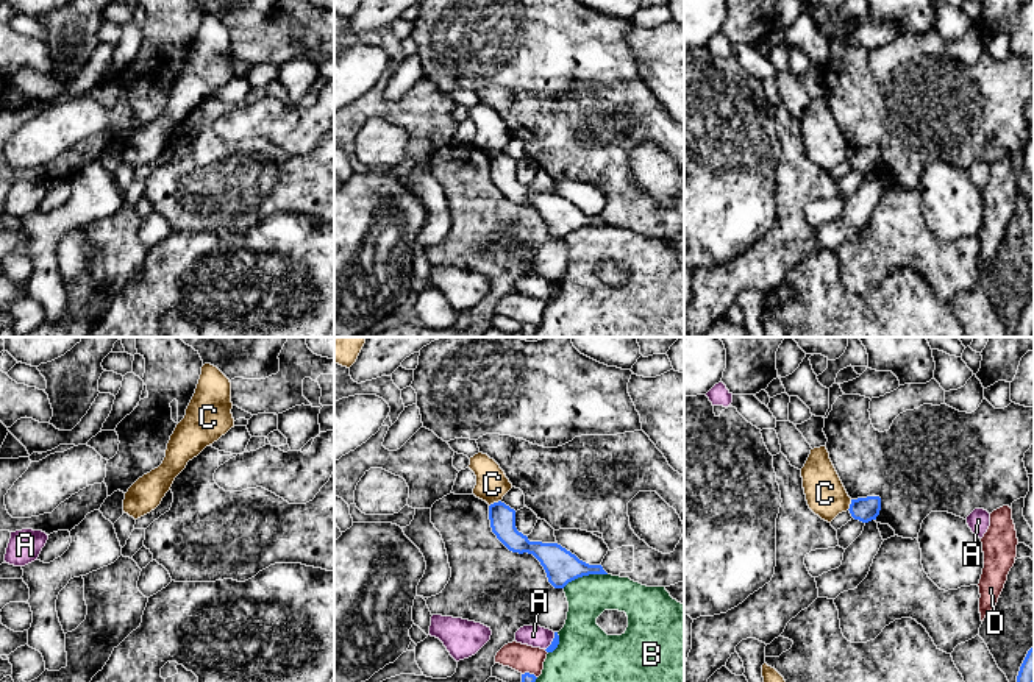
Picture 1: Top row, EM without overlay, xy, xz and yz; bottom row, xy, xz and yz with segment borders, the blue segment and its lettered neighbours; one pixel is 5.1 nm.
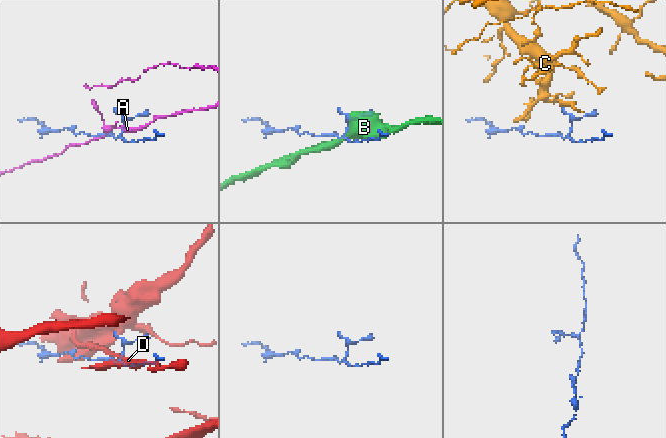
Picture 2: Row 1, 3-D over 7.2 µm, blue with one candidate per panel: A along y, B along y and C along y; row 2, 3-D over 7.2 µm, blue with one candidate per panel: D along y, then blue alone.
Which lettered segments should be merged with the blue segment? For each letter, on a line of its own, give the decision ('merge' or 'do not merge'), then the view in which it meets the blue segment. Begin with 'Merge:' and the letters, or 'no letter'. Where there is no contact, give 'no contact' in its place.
Merge: no letter
A: do not merge; meets blue in xz
B: do not merge; meets blue in xz
C: do not merge; meets blue in xz
D: do not merge; meets blue in xz

